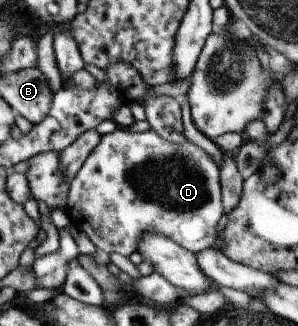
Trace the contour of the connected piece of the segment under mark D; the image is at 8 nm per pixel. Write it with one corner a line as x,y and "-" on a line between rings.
119,128
113,133
102,136
101,143
93,149
93,153
89,155
88,160
85,161
75,179
70,183
70,193
65,212
70,218
70,225
85,233
97,249
105,251
105,253
117,252
124,256
131,255
131,253
135,253
139,249
139,245
145,235
159,233
159,235
173,239
185,249
196,254
204,249
212,248
213,245
216,245
218,238
224,235
223,231
217,229
217,222
221,219
221,215
224,214
220,193
220,176
215,161
203,149
199,149
197,145
194,145
193,141
187,140
181,145
175,145
175,143
169,143
164,137
161,137
160,133
153,129
142,133
133,133
128,128

